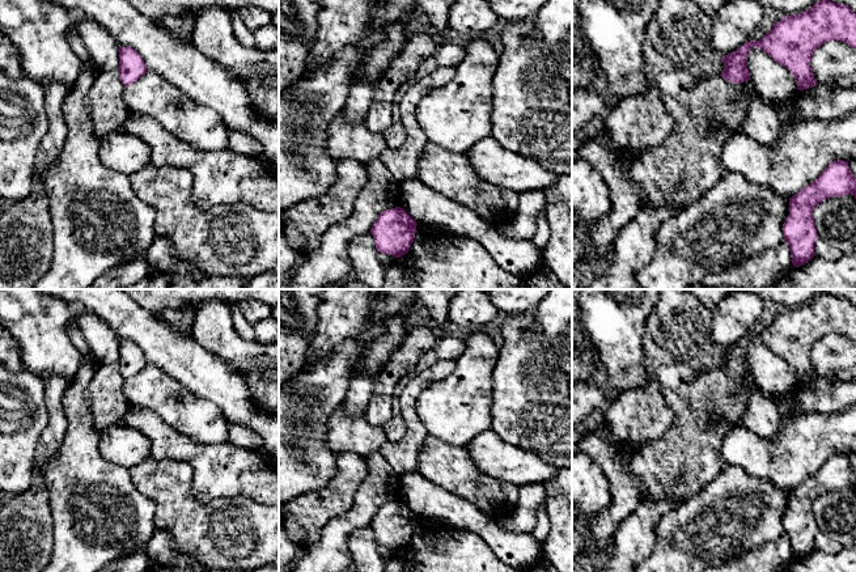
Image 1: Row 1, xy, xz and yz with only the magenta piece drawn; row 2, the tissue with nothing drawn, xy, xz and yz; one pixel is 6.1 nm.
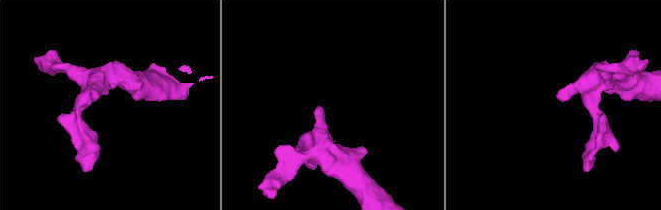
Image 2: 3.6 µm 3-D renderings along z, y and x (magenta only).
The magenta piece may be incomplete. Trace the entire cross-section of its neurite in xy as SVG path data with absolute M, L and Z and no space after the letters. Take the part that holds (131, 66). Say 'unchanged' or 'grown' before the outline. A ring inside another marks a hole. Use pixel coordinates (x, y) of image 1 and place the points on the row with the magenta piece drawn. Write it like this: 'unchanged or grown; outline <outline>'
unchanged; outline M119 47L119 79L124 86L128 86L137 81L145 72L140 54L131 47Z

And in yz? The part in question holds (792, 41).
unchanged; outline M819 0L802 13L783 16L762 39L751 39L736 51L720 58L725 64L720 76L733 84L750 80L746 60L749 51L758 47L794 76L798 90L809 89L818 85L810 67L811 56L818 47L830 41L840 41L856 48L856 13L848 5Z

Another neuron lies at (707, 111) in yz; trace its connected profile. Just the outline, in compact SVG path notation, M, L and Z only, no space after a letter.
M683 69L660 73L657 88L662 105L674 118L671 132L661 145L644 149L637 156L618 156L615 161L640 188L640 208L675 206L681 211L719 182L724 173L720 165L722 147L740 131L757 93L750 80L733 84L721 76L698 79Z

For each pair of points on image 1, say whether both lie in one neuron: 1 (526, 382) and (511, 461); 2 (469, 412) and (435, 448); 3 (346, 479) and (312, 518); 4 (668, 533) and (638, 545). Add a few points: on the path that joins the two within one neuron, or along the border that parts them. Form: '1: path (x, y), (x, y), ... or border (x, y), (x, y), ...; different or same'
1: border (491, 429), (505, 441), (533, 452), (541, 460); different
2: border (428, 432), (450, 444), (462, 446); different
3: path (342, 488), (321, 509); same
4: border (669, 511), (656, 525), (655, 546), (644, 558); different

